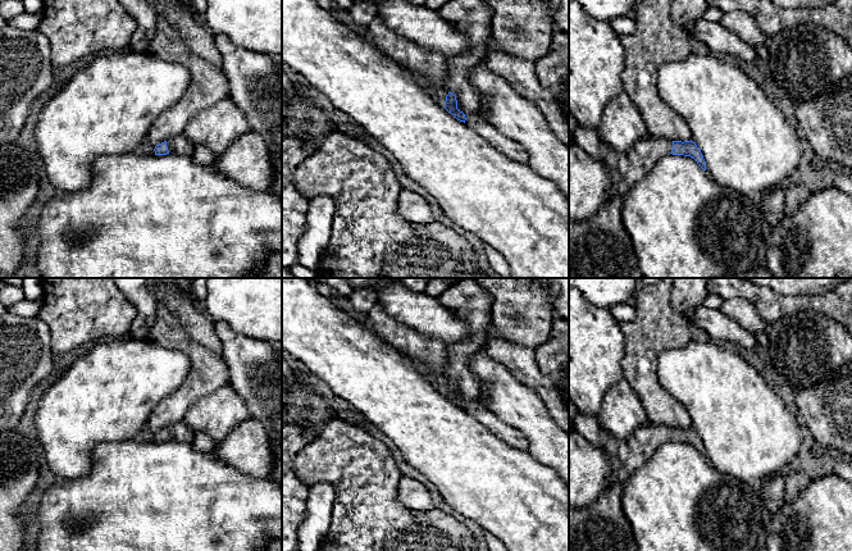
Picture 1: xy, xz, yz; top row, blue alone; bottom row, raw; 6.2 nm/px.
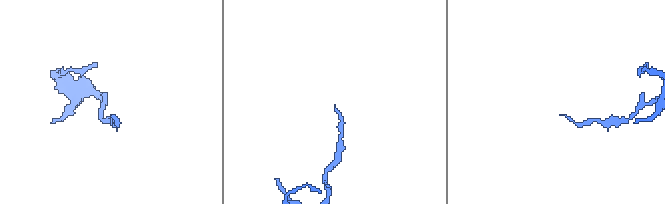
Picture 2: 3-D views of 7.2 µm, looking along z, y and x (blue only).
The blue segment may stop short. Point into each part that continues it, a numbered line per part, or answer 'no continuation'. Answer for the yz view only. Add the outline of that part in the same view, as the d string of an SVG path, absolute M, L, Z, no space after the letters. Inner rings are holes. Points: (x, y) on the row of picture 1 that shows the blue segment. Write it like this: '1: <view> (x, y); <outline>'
1: yz (628, 168); M574 127L573 145L580 147L591 158L602 163L610 172L612 186L610 200L624 196L634 185L643 179L653 167L671 152L673 141L642 137L633 146L619 152L603 142L597 131Z

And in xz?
1: xz (472, 17); M447 0L438 14L465 33L469 41L465 54L446 58L447 90L456 96L457 105L465 115L478 113L482 104L477 88L470 82L469 69L487 53L487 42L491 38L491 8L483 0Z

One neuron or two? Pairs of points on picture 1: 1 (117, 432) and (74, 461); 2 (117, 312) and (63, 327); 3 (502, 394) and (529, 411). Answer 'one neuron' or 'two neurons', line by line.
1: one neuron
2: one neuron
3: one neuron

